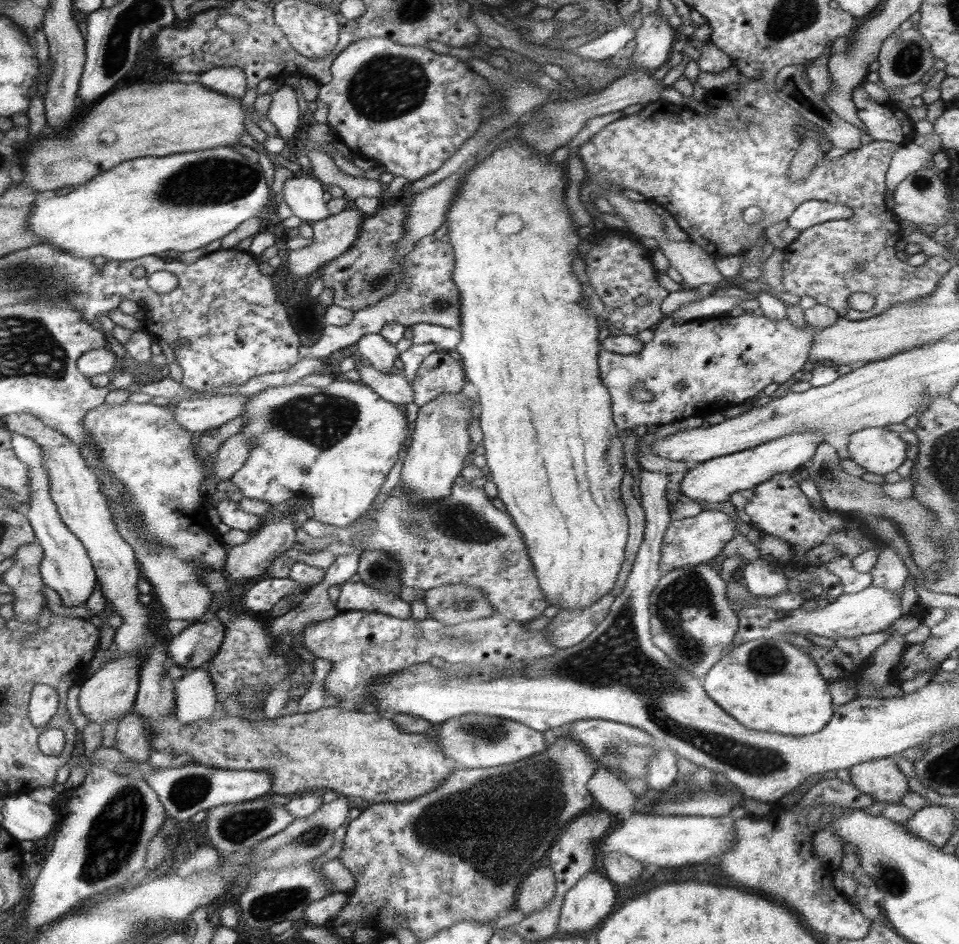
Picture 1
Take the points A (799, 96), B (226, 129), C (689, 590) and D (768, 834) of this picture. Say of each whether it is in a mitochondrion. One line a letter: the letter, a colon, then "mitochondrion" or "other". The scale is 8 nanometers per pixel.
A: mitochondrion
B: other
C: mitochondrion
D: other

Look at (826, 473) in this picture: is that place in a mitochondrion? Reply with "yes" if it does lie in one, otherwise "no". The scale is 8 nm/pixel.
yes

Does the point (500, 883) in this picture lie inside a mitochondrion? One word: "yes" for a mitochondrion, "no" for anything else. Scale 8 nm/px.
yes

